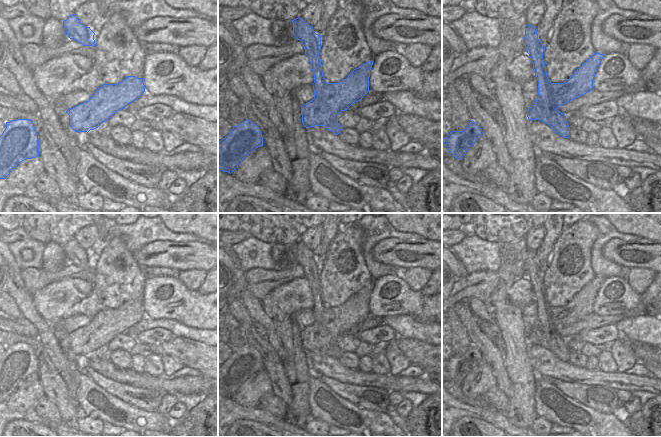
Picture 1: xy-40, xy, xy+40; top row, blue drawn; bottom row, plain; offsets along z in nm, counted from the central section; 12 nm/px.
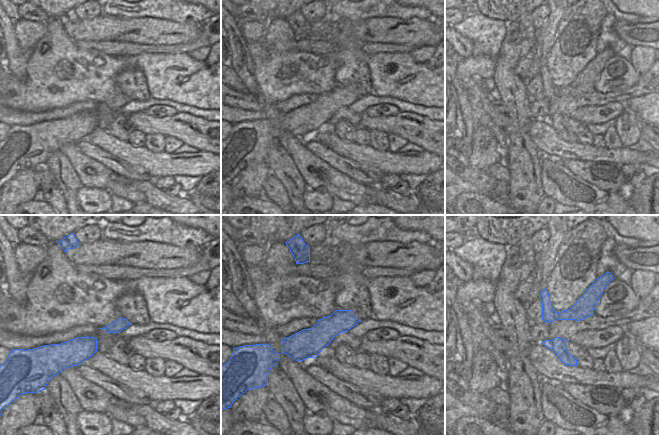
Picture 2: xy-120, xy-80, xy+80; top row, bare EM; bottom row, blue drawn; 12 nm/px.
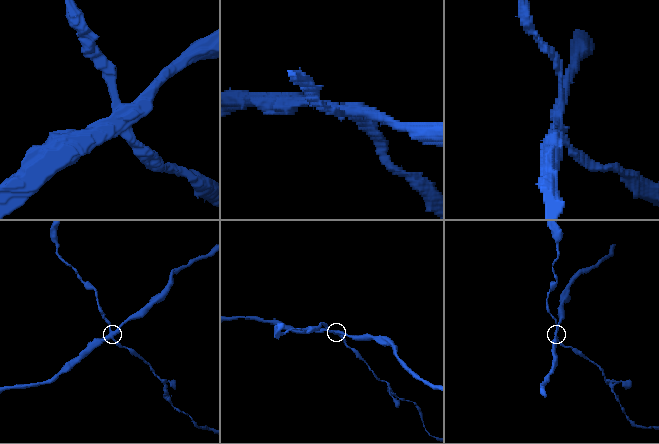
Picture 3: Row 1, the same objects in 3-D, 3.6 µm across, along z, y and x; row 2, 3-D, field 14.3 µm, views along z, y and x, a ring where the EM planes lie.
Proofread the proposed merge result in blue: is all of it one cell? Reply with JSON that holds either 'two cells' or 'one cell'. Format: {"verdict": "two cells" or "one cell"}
{"verdict": "two cells"}

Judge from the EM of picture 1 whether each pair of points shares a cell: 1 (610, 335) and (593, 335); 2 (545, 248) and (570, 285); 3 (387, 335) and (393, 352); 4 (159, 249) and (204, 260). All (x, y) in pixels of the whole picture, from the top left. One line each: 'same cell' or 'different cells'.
1: same cell
2: different cells
3: different cells
4: same cell

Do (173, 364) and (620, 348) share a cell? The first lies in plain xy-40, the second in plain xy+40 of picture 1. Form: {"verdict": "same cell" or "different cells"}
{"verdict": "same cell"}

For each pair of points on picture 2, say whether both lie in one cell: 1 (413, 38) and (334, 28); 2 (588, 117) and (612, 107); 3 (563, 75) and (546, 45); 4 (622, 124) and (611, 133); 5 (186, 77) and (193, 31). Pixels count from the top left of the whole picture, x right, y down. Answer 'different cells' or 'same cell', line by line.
1: same cell
2: same cell
3: different cells
4: different cells
5: different cells

